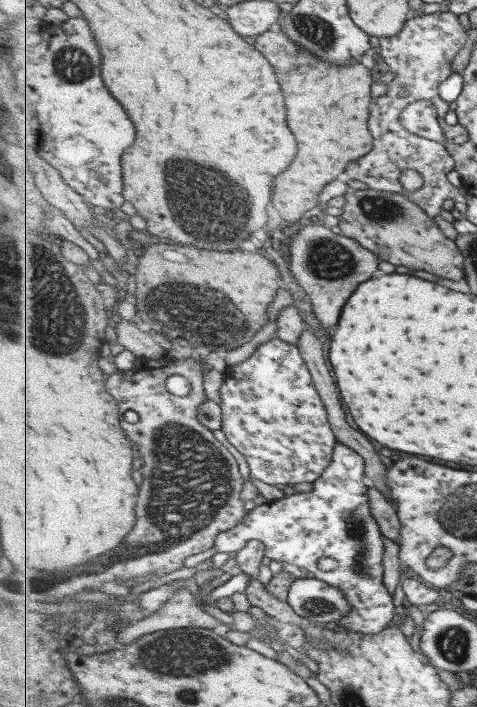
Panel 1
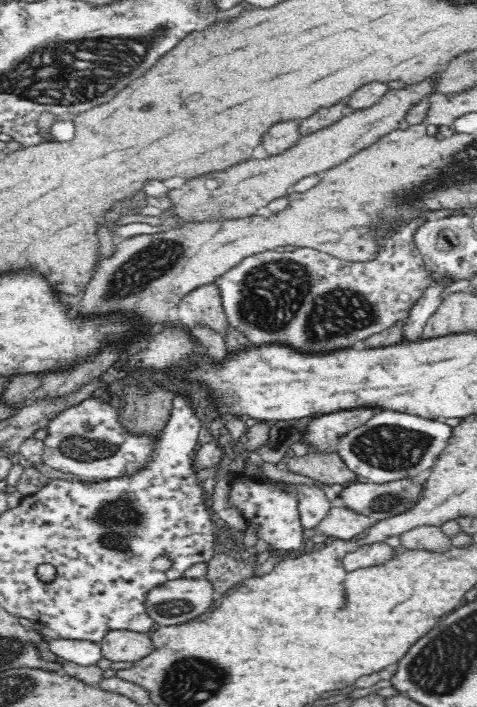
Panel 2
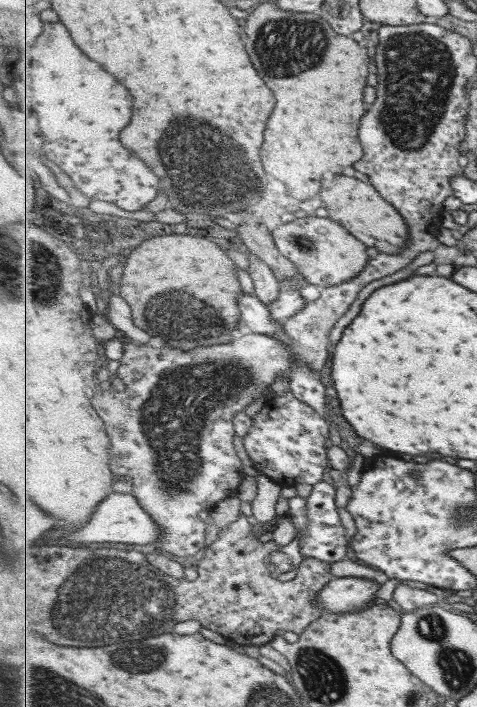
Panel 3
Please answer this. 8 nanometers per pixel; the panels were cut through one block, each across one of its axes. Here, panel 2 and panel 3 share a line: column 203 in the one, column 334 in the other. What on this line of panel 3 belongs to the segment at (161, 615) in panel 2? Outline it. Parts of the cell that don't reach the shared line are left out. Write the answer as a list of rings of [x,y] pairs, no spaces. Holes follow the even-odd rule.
[[[335,578],[319,591],[315,604],[335,614],[358,613],[373,604],[380,585],[369,578]]]

